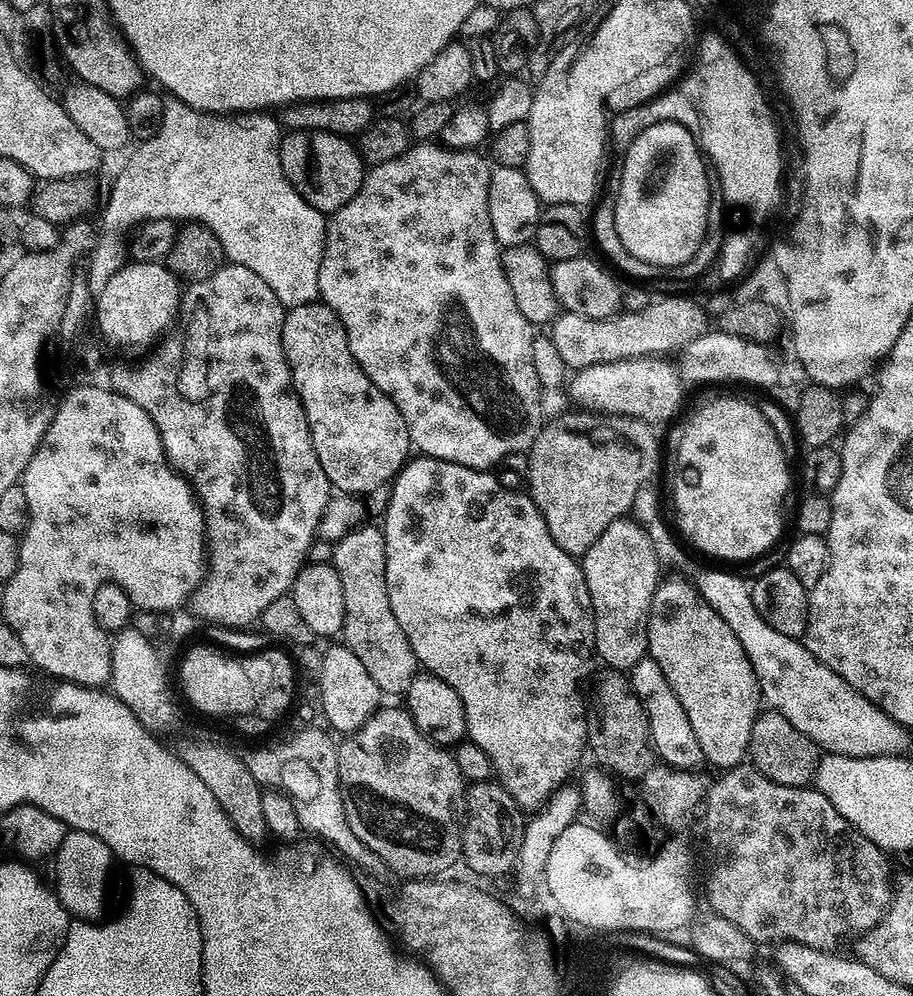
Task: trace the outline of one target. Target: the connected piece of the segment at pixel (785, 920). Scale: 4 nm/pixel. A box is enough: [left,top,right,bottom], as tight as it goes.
[702,762,894,950]

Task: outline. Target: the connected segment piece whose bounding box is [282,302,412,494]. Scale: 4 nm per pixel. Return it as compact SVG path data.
M322 302L287 309L282 322L282 350L292 375L292 391L302 402L310 426L314 454L318 454L318 462L322 462L322 470L326 470L326 478L333 489L344 494L364 494L360 492L372 492L395 480L410 459L412 439L408 436L406 422L402 414L398 414L398 406L394 406L394 402L390 402L390 398L366 378L354 354L350 354L346 330L334 310Z

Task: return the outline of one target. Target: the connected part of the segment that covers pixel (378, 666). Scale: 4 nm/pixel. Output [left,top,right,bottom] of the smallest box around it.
[331,526,418,697]

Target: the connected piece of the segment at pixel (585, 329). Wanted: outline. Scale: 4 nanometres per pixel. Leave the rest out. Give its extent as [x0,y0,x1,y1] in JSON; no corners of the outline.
[550,296,710,370]

